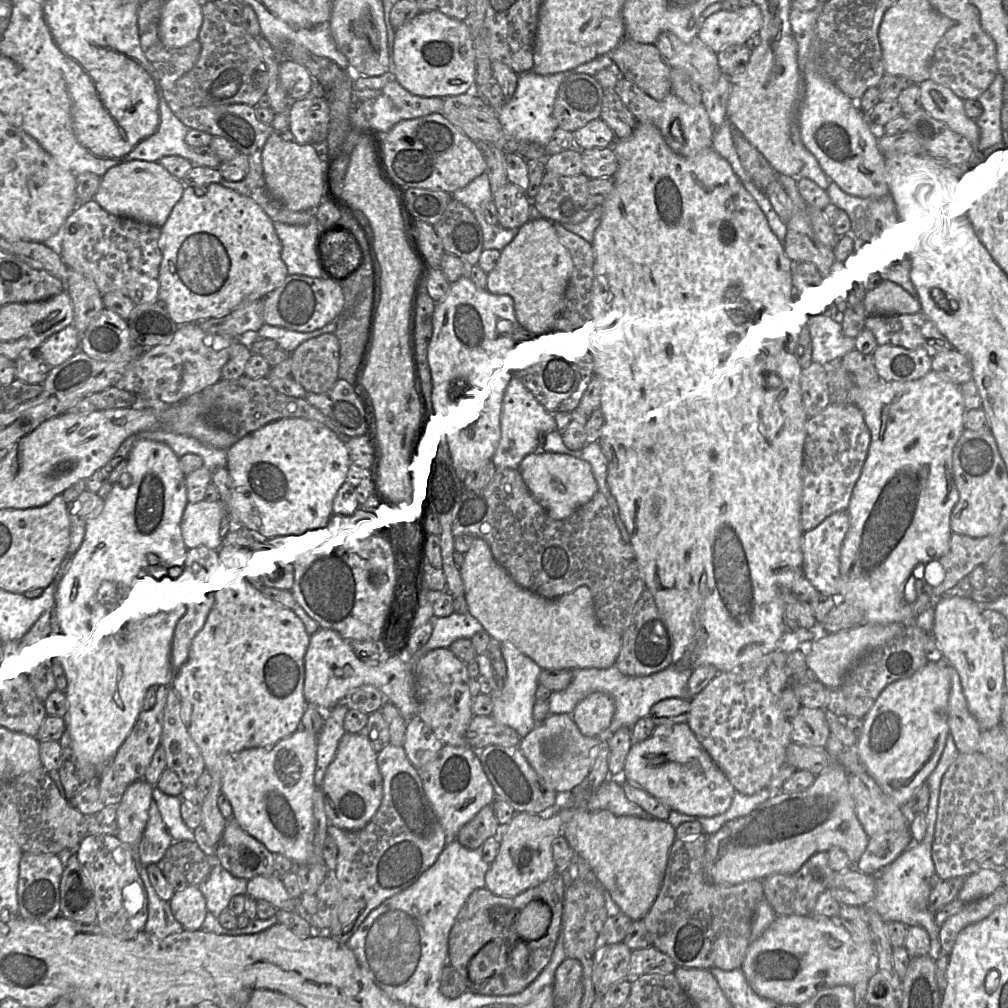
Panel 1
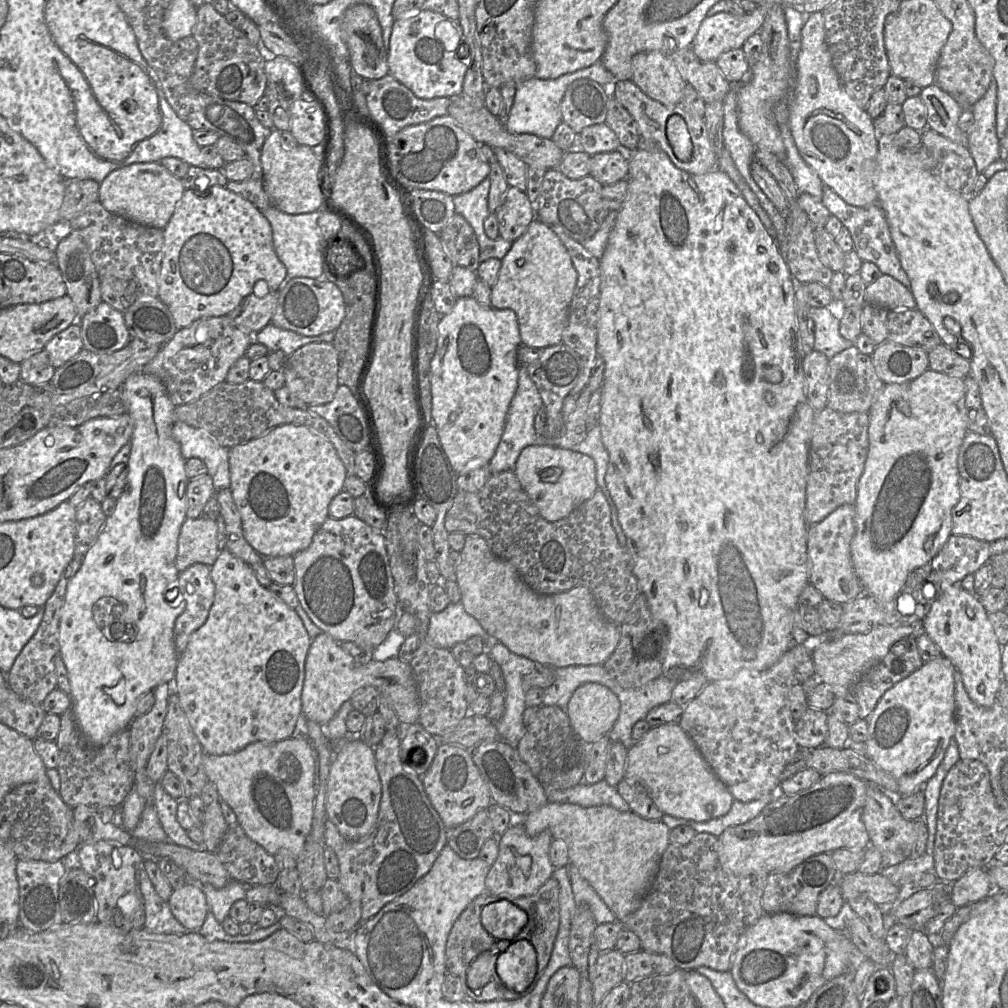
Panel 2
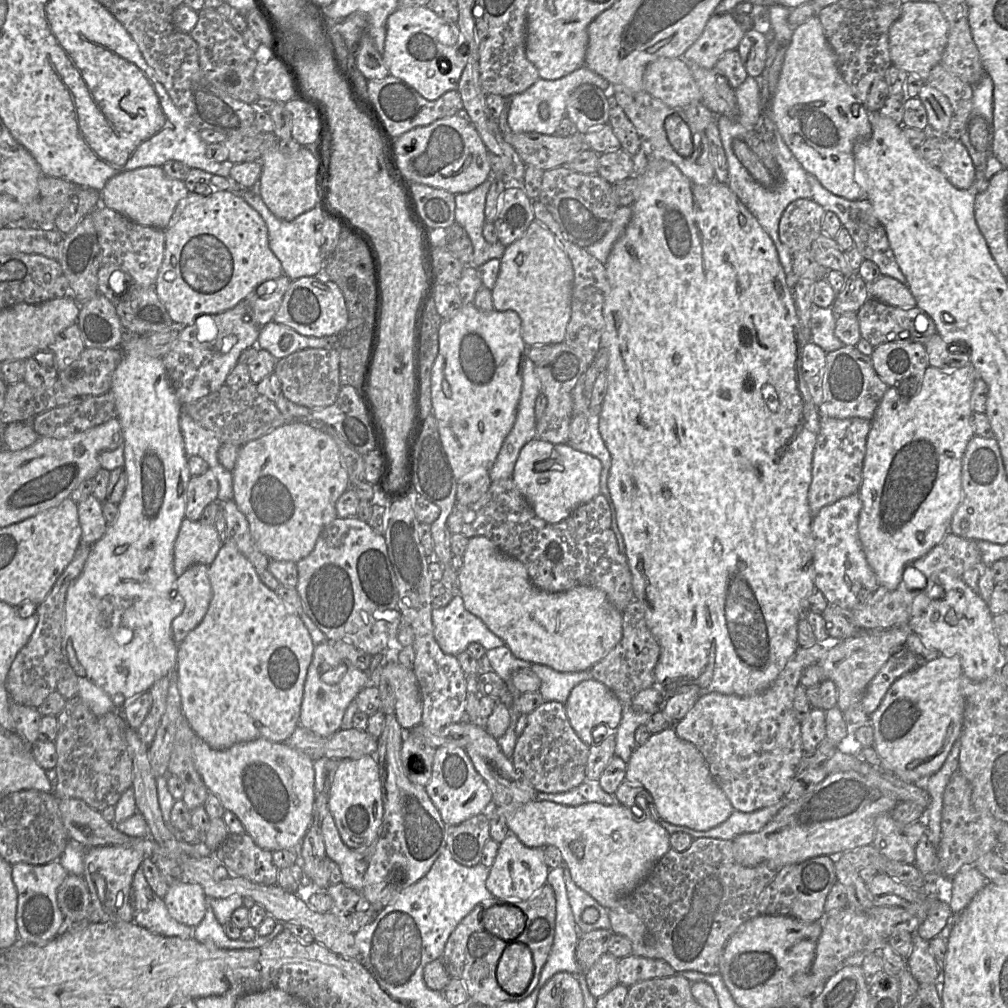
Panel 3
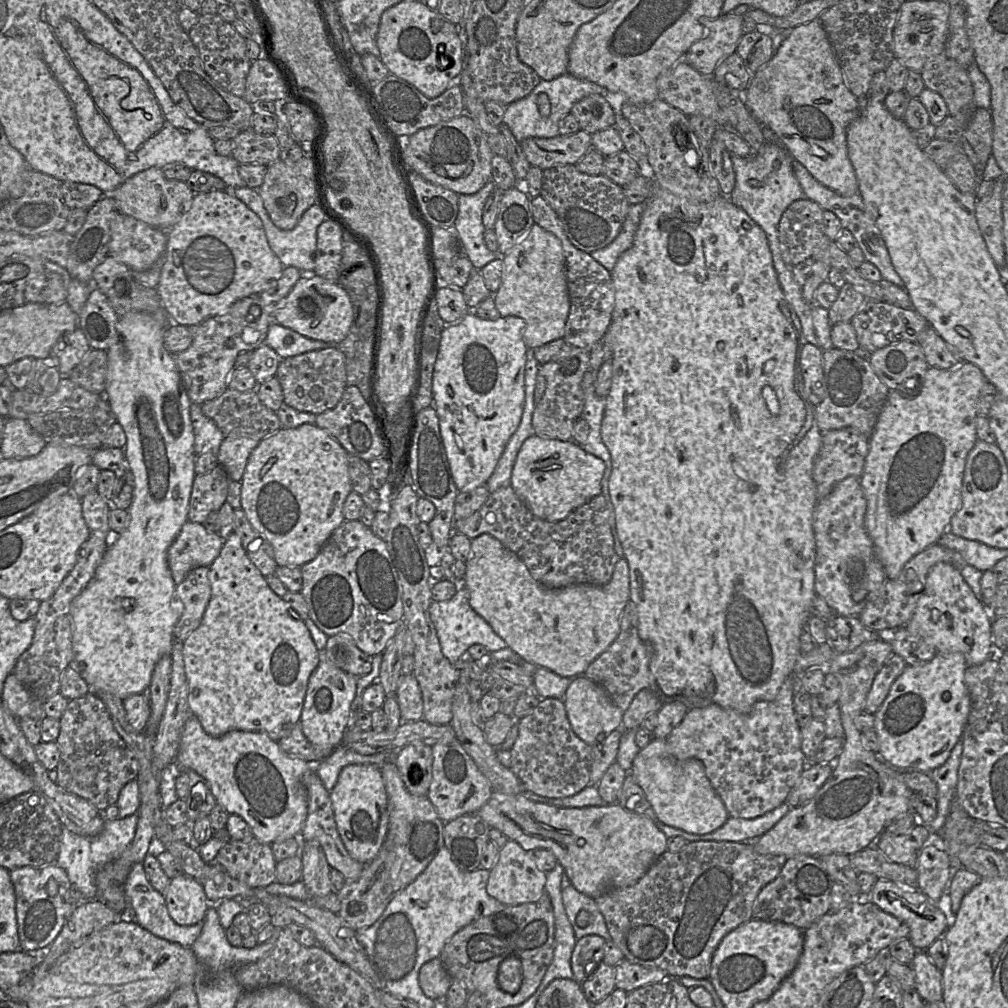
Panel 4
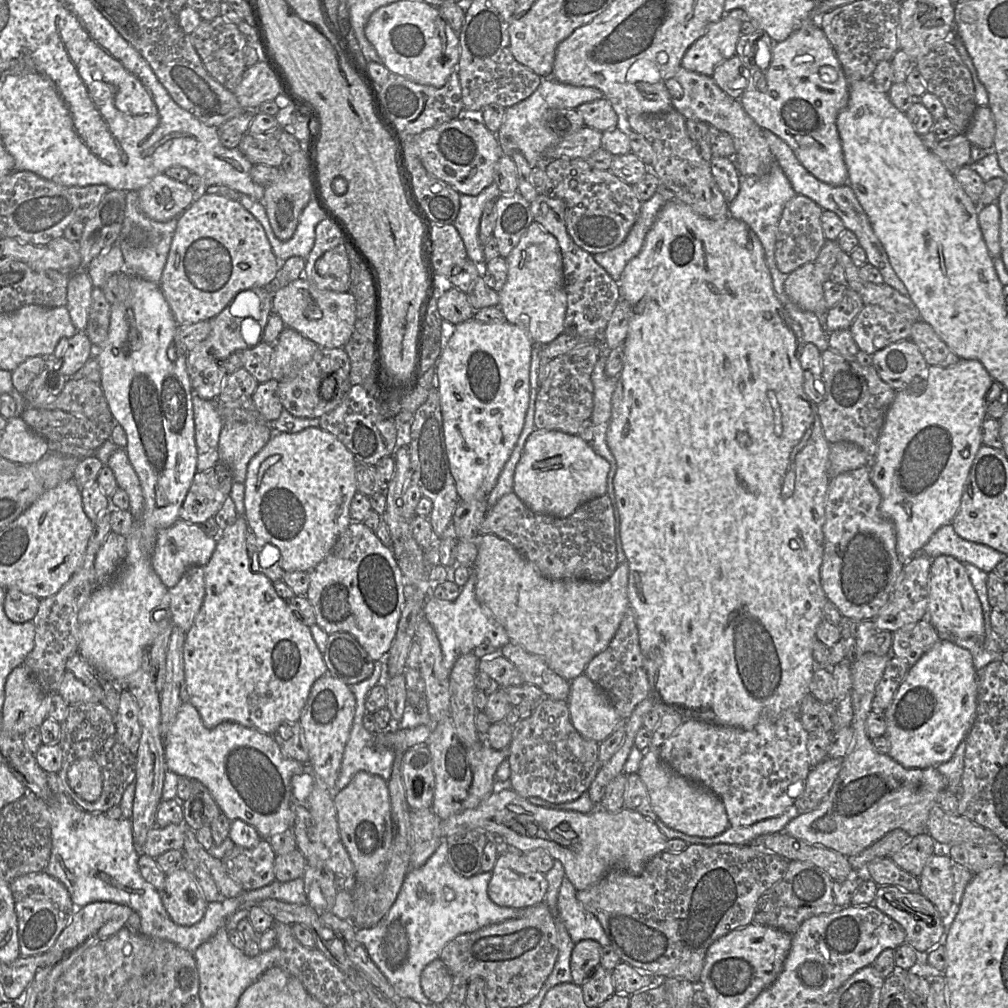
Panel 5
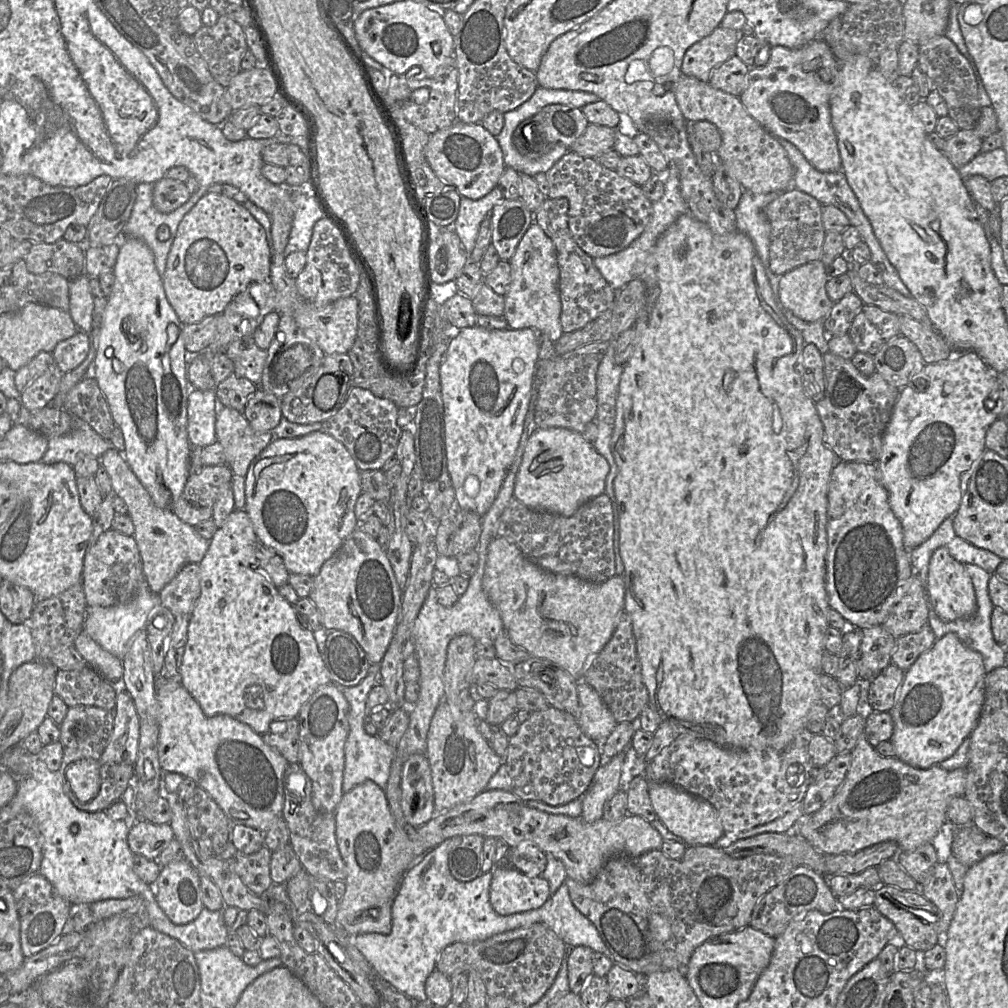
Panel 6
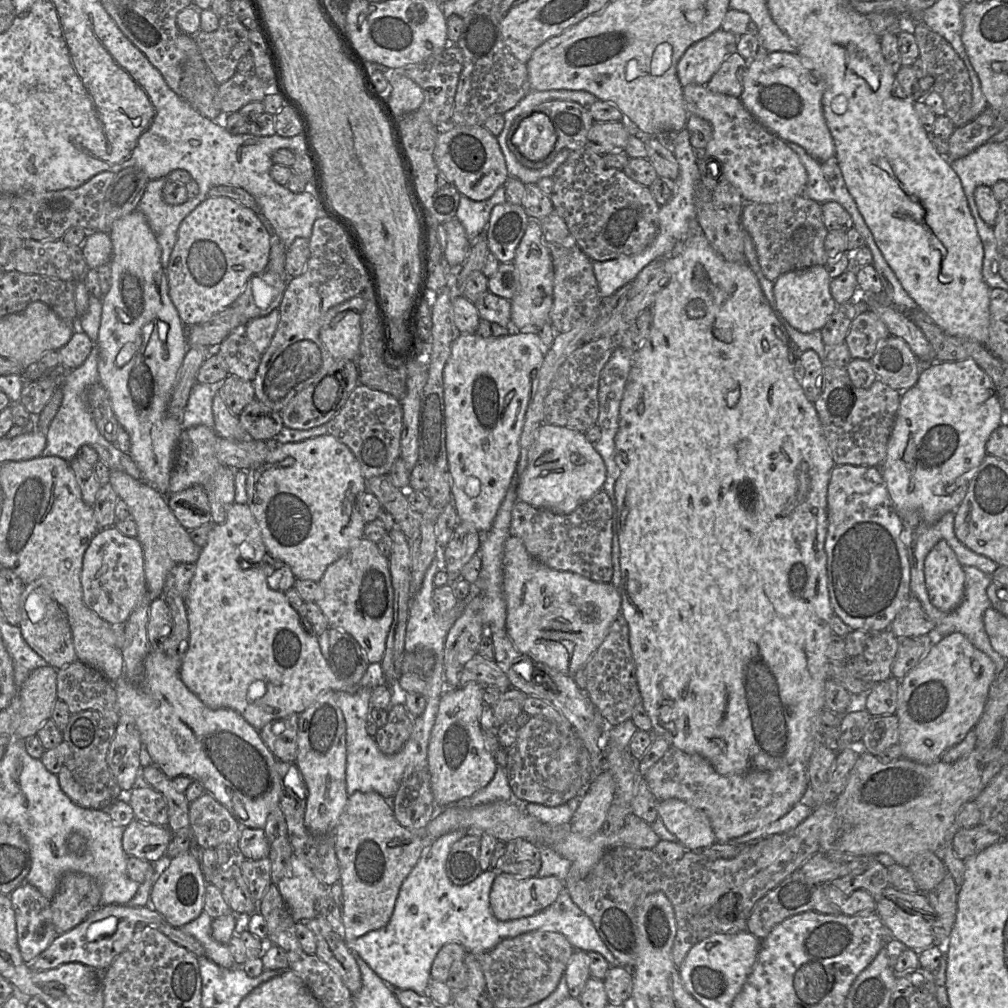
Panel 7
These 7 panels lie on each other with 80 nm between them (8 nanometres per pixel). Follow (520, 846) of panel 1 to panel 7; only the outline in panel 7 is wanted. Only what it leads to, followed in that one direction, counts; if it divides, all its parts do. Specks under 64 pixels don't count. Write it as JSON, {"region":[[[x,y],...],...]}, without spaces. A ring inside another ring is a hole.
{"region":[[[496,873],[490,892],[493,915],[500,921],[532,916],[555,902],[565,888],[555,876],[519,878]]]}

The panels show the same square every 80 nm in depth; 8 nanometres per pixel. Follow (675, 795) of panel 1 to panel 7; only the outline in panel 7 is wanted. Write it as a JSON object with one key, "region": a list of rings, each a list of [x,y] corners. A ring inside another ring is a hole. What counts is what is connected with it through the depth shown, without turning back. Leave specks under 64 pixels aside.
{"region":[[[678,799],[658,802],[659,819],[687,851],[702,851],[717,843],[707,815]]]}

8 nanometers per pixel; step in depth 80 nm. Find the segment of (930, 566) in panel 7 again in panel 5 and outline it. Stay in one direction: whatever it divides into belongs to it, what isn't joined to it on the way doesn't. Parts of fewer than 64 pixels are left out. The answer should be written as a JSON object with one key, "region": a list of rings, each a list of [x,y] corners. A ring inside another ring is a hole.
{"region":[[[948,555],[932,559],[929,573],[929,593],[926,618],[935,628],[940,640],[962,638],[982,641],[985,635],[981,602],[970,581],[965,565]]]}

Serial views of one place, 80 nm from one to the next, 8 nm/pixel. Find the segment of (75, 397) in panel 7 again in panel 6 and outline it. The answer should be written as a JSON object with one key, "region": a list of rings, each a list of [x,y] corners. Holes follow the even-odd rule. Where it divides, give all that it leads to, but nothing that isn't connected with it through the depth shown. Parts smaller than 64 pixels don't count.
{"region":[[[73,416],[73,429],[68,434],[48,438],[47,450],[41,461],[46,464],[65,462],[74,466],[80,459],[86,456],[100,459],[111,447],[110,441],[102,438],[87,422]]]}

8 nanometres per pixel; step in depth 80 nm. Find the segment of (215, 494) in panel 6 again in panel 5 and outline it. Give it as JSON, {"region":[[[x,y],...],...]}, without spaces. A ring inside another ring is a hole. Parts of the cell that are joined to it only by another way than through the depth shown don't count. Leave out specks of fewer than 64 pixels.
{"region":[[[218,463],[206,471],[197,471],[181,506],[180,519],[187,523],[200,525],[209,518],[214,517],[229,496],[233,482],[230,469],[223,463]]]}

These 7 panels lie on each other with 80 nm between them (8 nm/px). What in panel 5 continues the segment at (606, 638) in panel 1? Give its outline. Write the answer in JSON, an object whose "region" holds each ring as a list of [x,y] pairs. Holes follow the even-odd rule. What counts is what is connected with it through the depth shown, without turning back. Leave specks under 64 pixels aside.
{"region":[[[496,535],[480,536],[477,547],[478,554],[473,567],[476,572],[476,599],[502,625],[510,641],[541,657],[551,670],[567,681],[584,674],[590,661],[608,647],[629,607],[628,563],[618,564],[615,572],[603,582],[555,580],[542,575],[510,542]]]}

